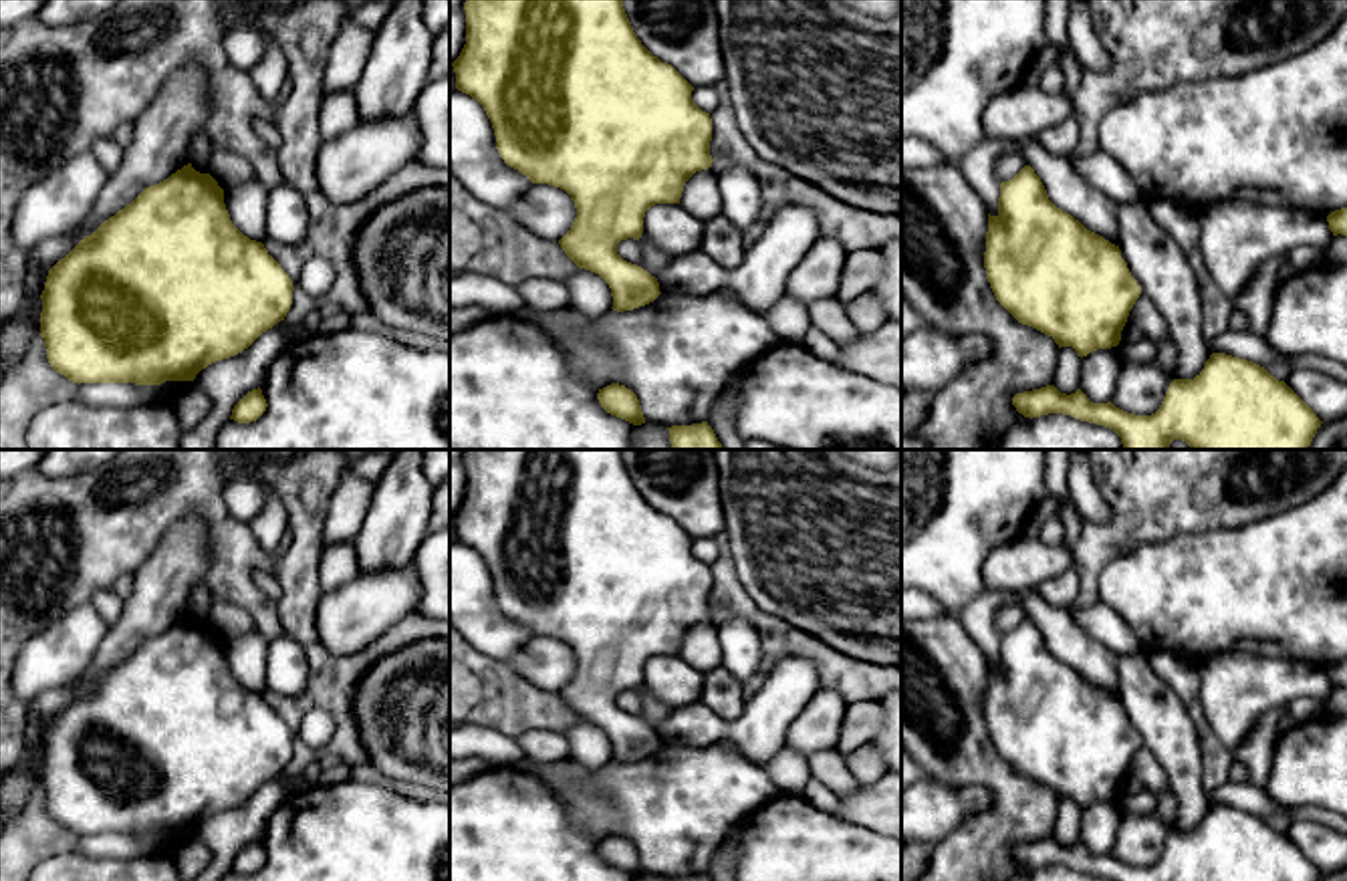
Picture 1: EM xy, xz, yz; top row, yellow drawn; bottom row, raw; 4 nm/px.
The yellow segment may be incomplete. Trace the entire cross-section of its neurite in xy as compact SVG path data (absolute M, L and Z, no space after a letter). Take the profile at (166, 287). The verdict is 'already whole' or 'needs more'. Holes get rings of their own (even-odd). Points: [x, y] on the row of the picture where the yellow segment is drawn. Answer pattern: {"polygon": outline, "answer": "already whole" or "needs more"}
{"polygon": "M188 163L145 187L48 270L40 294L40 337L50 367L79 385L194 381L202 369L242 353L284 321L292 290L292 280L264 244L250 240L232 224L218 181Z", "answer": "already whole"}

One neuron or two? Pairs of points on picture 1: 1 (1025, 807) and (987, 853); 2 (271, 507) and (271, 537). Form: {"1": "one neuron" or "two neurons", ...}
{"1": "one neuron", "2": "one neuron"}

